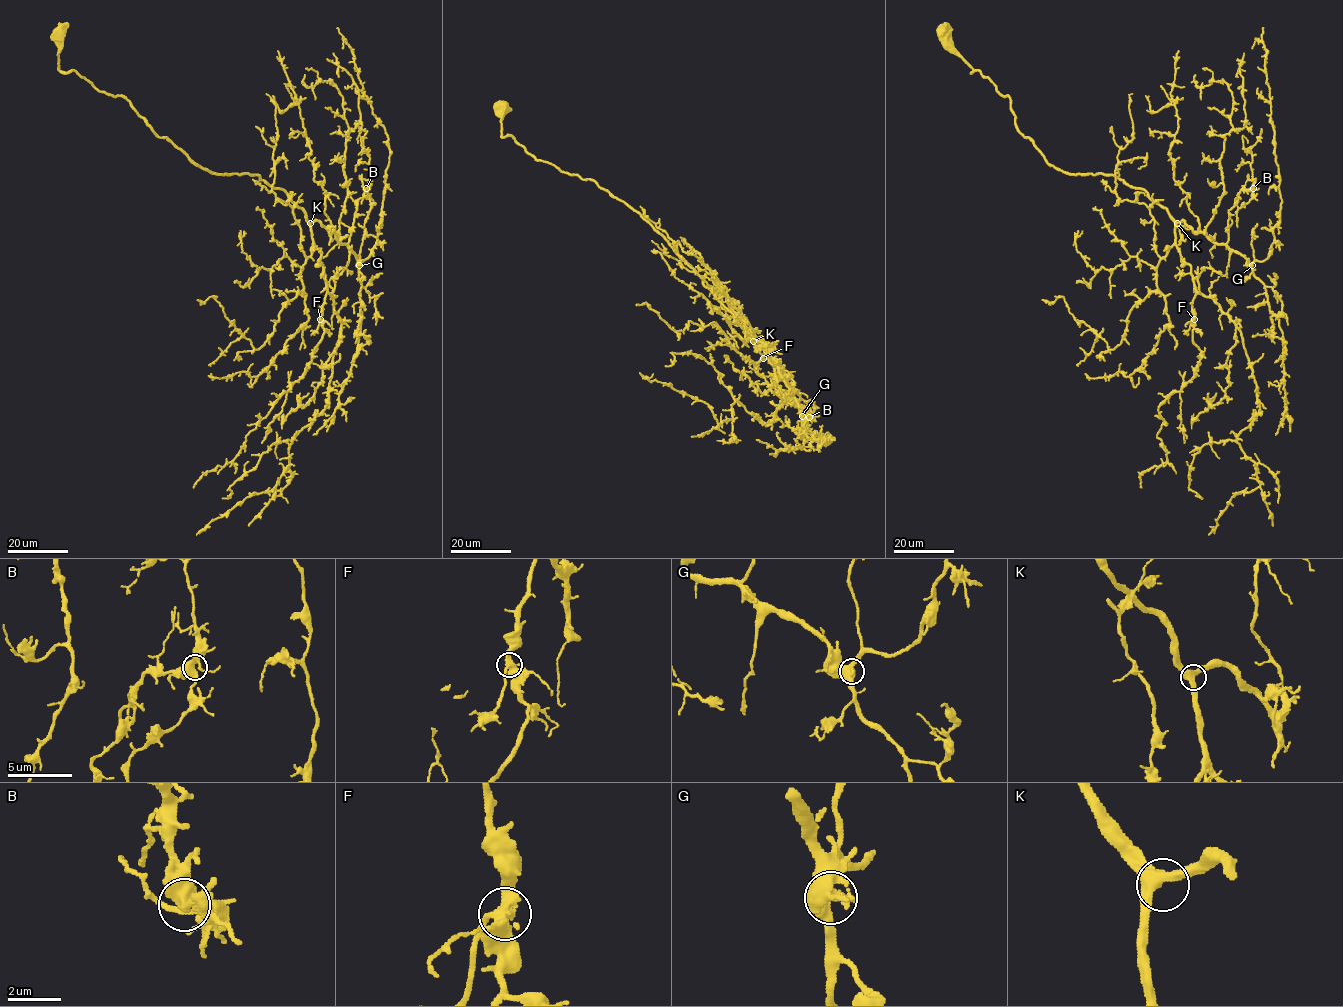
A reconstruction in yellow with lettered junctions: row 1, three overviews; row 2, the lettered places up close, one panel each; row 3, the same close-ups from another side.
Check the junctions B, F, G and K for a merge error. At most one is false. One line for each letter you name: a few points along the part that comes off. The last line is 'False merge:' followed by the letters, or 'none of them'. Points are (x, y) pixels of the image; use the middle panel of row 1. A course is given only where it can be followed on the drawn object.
False merge: none of them

